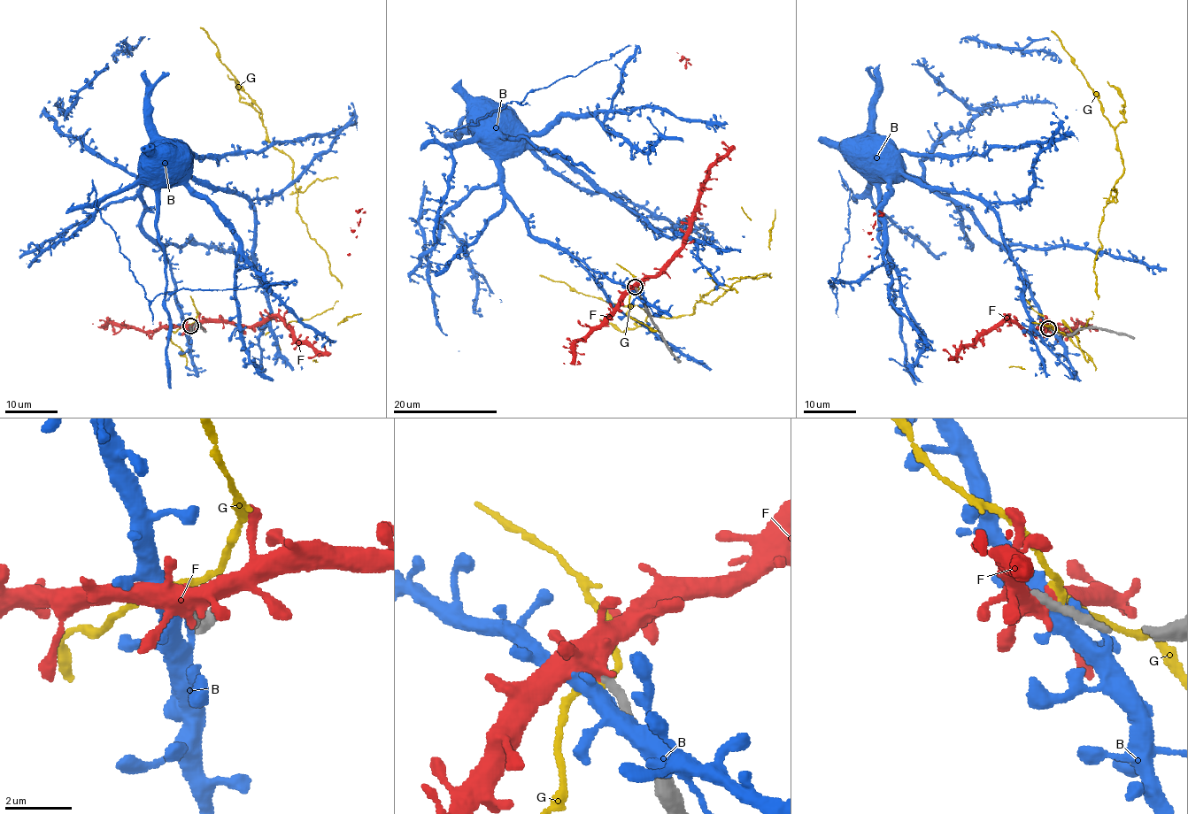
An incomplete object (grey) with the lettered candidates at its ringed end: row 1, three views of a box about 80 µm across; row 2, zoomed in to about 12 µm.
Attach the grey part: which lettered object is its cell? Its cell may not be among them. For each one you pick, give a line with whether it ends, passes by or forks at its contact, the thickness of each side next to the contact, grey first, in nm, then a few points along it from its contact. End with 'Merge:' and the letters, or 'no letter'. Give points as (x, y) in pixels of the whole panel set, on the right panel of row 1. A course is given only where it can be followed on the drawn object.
Merge: no letter

